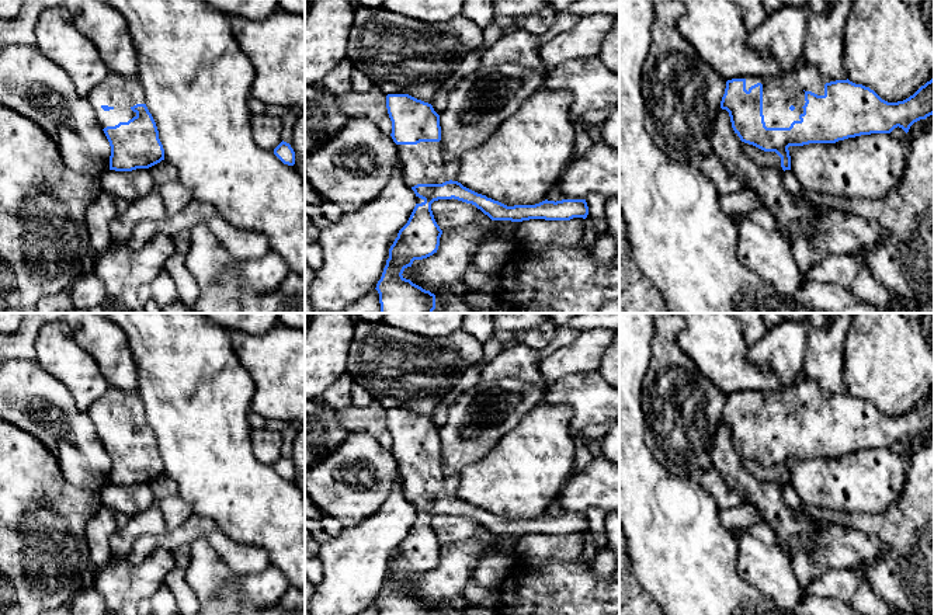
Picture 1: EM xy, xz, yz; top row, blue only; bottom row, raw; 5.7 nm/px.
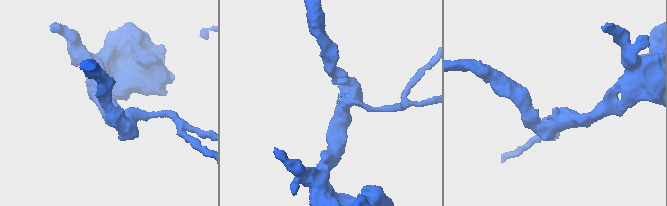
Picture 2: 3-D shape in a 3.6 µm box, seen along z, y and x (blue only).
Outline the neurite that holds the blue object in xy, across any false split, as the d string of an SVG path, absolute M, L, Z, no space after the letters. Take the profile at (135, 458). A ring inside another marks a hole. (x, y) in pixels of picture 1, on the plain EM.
M111 388L87 410L96 425L110 461L110 484L132 486L149 483L164 475L164 463L159 454L156 437L145 418L145 407L139 395L129 395Z

